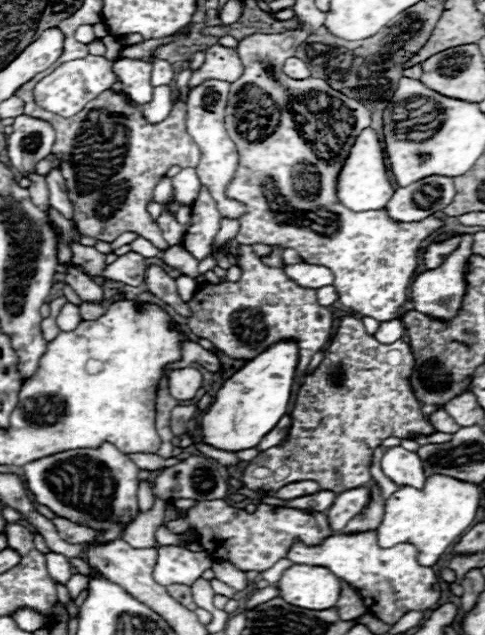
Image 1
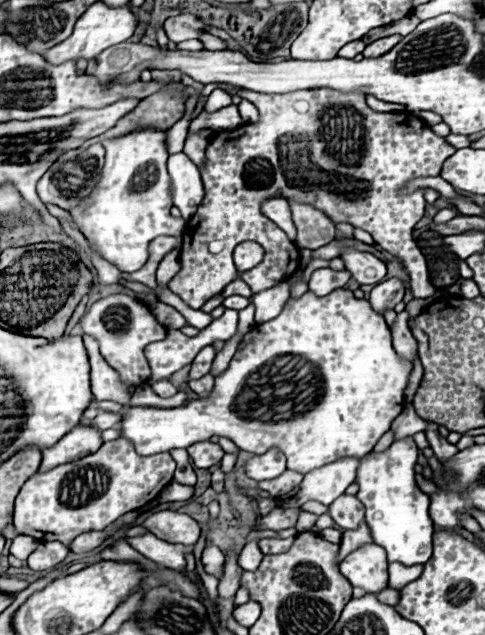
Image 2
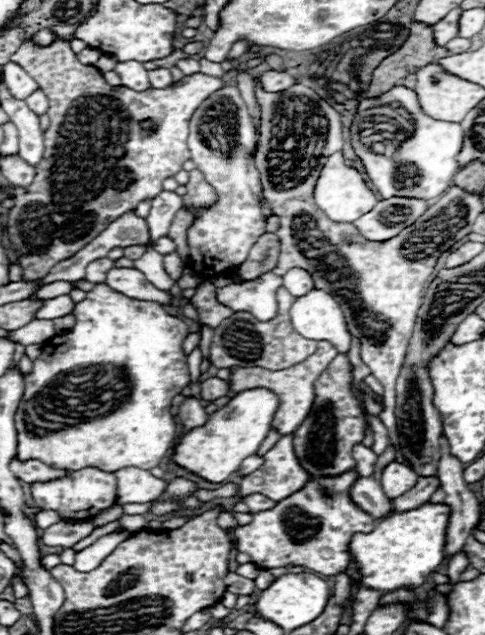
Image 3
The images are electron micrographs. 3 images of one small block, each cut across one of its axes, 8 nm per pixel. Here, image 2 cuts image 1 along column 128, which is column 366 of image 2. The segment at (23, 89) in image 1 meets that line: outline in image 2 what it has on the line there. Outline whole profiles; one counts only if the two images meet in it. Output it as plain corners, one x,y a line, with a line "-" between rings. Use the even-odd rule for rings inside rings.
232,89
231,96
250,100
258,106
262,120
256,126
240,126
232,132
218,132
212,136
206,148
206,160
200,166
206,196
198,206
196,214
188,220
184,230
184,242
180,248
180,272
168,282
170,290
178,294
190,308
198,310
214,294
220,294
224,286
242,278
254,294
274,288
276,284
288,280
300,266
300,250
288,239
286,233
260,212
260,202
272,196
296,198
306,204
316,206
334,222
348,222
372,234
374,242
398,258
408,274
408,288
414,298
428,298
436,288
428,280
426,260
418,246
414,246
412,232
414,224
424,214
424,194
398,194
398,190
412,178
418,176
438,176
442,162
456,152
444,138
436,136
420,118
410,112
374,112
368,108
362,94
338,94
336,90
296,90
294,94
254,94
252,90
-
286,138
290,156
310,162
286,162
-
222,240
224,248
220,252
210,252
210,242
-
256,240
264,248
264,260
252,270
238,272
232,260
232,252
240,242

